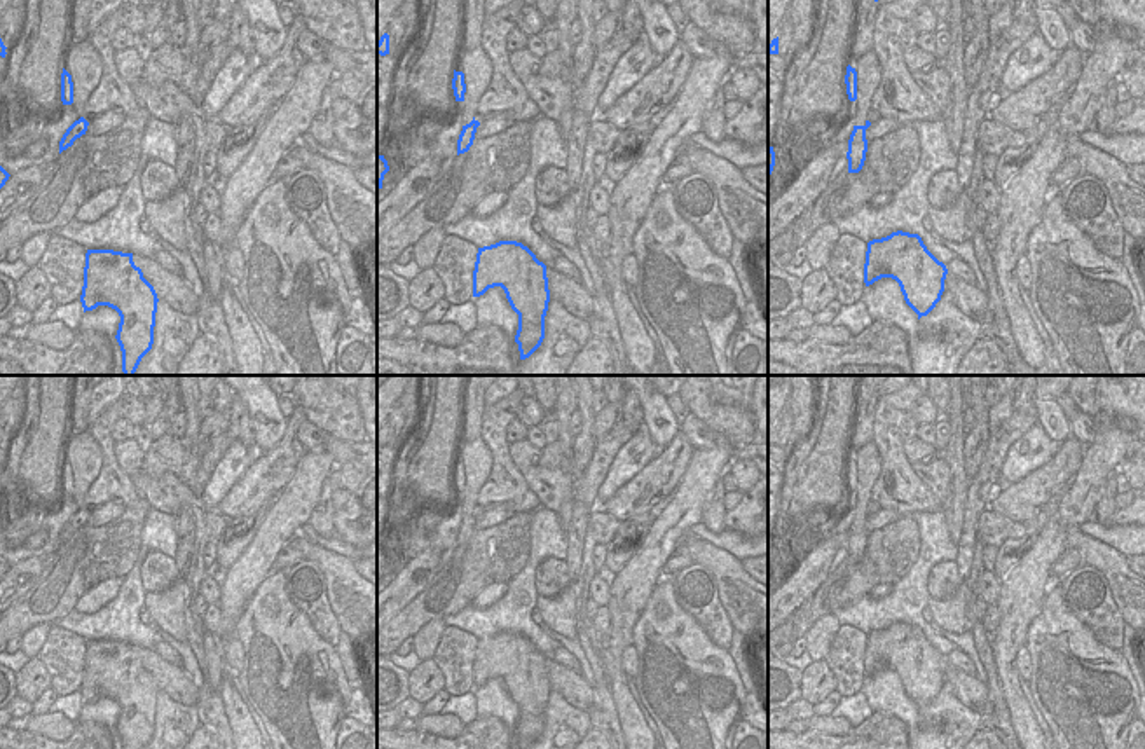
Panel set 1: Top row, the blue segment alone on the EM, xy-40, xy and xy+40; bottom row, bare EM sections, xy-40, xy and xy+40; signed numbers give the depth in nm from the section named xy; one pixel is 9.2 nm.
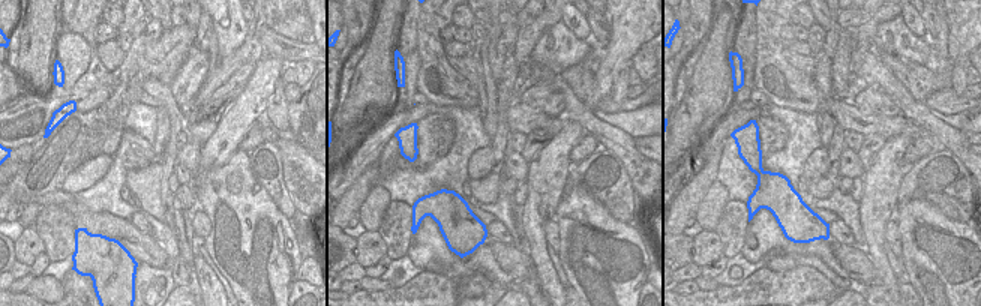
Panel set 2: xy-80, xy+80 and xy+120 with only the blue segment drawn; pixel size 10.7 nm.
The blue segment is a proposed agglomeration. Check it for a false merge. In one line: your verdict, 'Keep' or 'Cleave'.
Cleave.

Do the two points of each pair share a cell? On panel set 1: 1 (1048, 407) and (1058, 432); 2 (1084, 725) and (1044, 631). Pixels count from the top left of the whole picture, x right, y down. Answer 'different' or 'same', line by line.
1: same
2: same

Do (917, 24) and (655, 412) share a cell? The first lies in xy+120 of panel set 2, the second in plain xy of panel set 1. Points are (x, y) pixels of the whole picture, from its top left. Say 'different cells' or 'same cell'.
same cell

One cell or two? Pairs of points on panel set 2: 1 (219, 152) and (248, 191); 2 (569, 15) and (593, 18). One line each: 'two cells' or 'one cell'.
1: two cells
2: two cells

